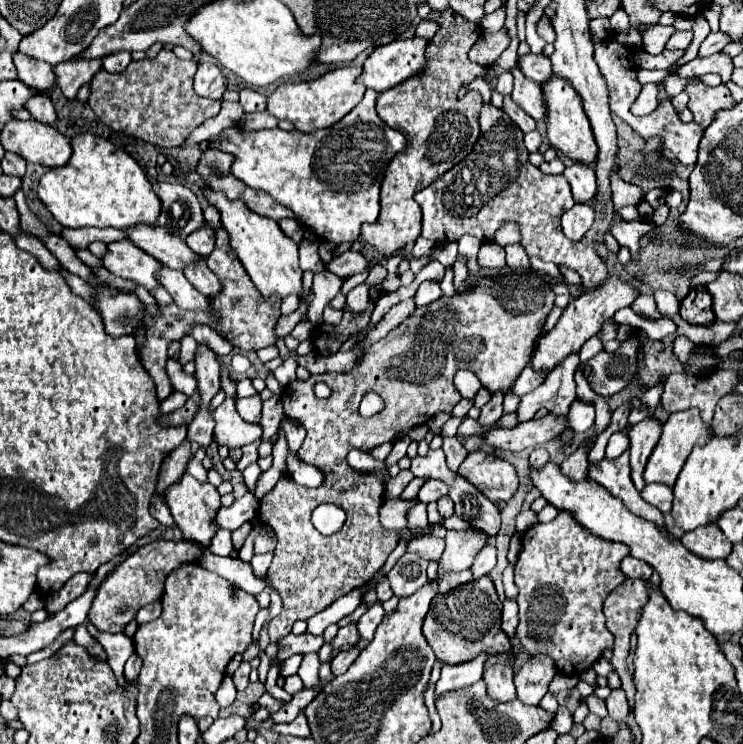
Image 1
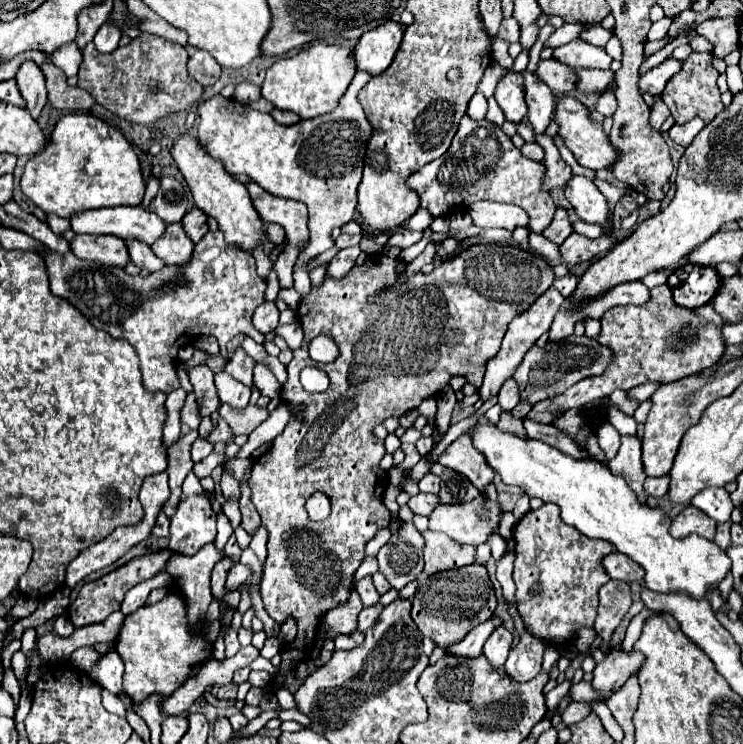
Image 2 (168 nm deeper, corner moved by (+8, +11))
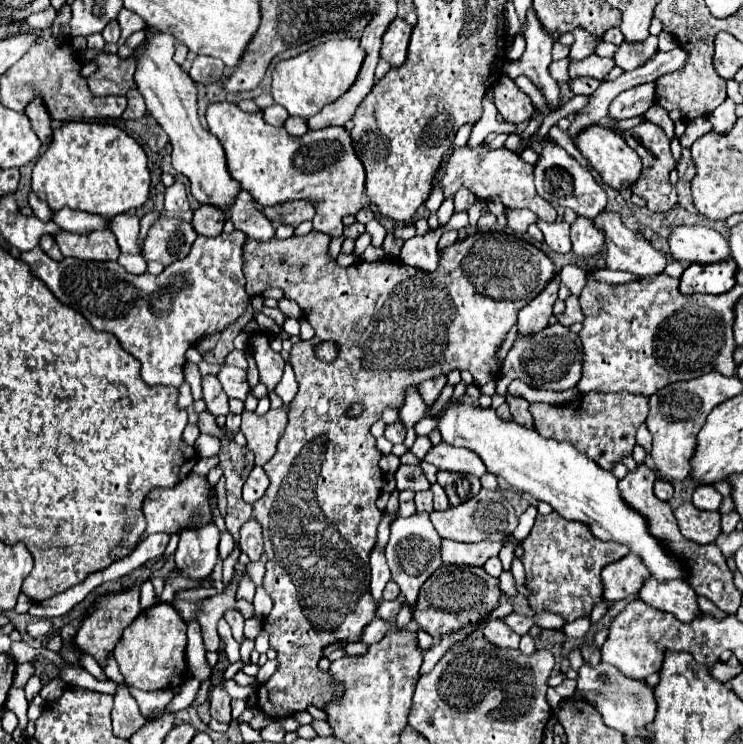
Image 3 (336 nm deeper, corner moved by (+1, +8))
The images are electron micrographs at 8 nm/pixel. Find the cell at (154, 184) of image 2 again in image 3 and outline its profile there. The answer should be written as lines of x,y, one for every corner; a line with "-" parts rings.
153,211
140,219
139,244
141,245
147,235
151,225
160,217
160,213

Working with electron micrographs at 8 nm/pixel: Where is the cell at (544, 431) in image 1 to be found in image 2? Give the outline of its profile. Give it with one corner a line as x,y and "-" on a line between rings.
668,284
650,290
648,304
642,306
618,306
604,312
600,318
600,334
596,338
602,346
612,350
612,362
600,376
590,376
576,382
564,394
554,400
538,402
528,418
540,424
552,424
556,412
562,414
570,408
582,408
598,398
608,396
614,390
630,390
644,382
674,382
690,374
698,374
720,362
726,344
722,336
722,324
708,324
700,320
692,308
674,304

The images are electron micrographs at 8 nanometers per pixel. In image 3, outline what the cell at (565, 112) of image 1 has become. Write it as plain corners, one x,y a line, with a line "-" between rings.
591,125
587,129
583,129
577,139
577,149
583,153
585,159
589,159
591,167
603,177
603,181
613,187
613,189
625,189
629,185
635,183
635,179
639,177
641,173
641,159
639,155
623,141
623,137
619,133
615,133
613,129
609,127
603,127
603,125

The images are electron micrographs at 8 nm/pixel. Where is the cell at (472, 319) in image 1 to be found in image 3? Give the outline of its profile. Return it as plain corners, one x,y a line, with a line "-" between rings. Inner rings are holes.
311,231
305,237
289,237
285,241
271,239
271,243
259,243
259,241
255,241
255,239
249,237
247,239
245,261
243,261
243,271
247,275
247,293
249,295
261,295
269,287
281,287
285,291
285,297
287,299
293,299
293,301
299,303
299,307
305,311
307,321
315,329
315,337
313,339
299,341
291,349
291,359
289,361
293,363
293,369
295,369
295,375
297,375
297,381
299,381
299,391
297,391
295,399
291,401
289,425
285,429
285,435
279,439
277,455
263,465
263,469
265,469
265,473
267,473
267,477
269,477
271,483
269,483
265,495
259,501
253,503
253,515
263,525
265,555
269,559
267,561
267,575
263,579
263,587
269,593
269,597
273,599
273,611
263,619
263,629
269,633
271,647
277,651
277,661
279,661
279,669
275,671
275,675
257,689
257,697
259,697
257,705
271,719
289,717
289,715
293,715
297,711
303,711
307,705
315,705
315,707
323,709
325,703
331,701
331,695
335,695
335,687
331,687
331,677
329,675
323,675
317,669
317,663
323,657
323,651
321,649
325,645
329,645
329,643
335,643
335,641
347,641
347,643
359,641
359,635
361,635
363,627
369,621
375,619
375,607
377,607
377,603
371,599
371,593
369,593
369,553
375,547
377,527
379,527
381,517
383,517
383,513
375,505
377,497
381,495
381,487
383,487
383,471
379,467
379,459
383,457
383,453
377,449
375,437
369,433
371,425
381,419
381,413
385,409
401,409
403,403
405,403
405,391
409,387
419,387
419,383
423,383
427,379
433,379
433,377
439,377
439,375
447,375
453,369
469,371
473,375
473,379
475,379
475,385
479,385
479,387
485,385
485,383
489,383
489,381
493,381
499,375
499,369
503,365
503,361
499,361
495,355
497,355
503,339
507,337
509,329
517,323
517,313
525,305
529,305
549,285
549,281
553,281
555,275
557,275
555,265
535,245
527,243
525,239
519,239
513,233
497,233
497,231
477,233
477,235
465,237
463,241
457,241
451,247
443,249
441,255
439,255
439,269
433,271
433,273
421,271
421,269
415,269
415,267
409,267
409,265
405,265
401,261
389,261
389,259
379,259
379,261
373,261
373,263
359,261
357,265
351,265
351,267
339,267
327,255
327,247
329,247
329,235
323,235
319,231
-
325,337
333,337
339,343
339,347
341,347
339,359
333,361
333,363
321,363
313,355
313,347
317,343
321,343
-
353,403
365,403
365,409
363,409
363,413
359,417
347,417
347,411
349,411
349,407

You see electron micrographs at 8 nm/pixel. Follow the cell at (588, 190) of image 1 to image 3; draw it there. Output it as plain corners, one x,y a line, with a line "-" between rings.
601,211
593,219
595,227
599,227
605,235
607,247
607,267
637,273
643,277
657,275
665,269
665,255
651,247
649,241
641,239
635,231
629,231
621,215
615,211

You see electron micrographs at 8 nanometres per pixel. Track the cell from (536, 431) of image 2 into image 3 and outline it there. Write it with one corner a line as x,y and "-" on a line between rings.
507,393
507,403
509,403
509,407
511,407
513,419
515,419
519,425
529,427
529,429
535,429
533,417
531,417
531,413
529,413
529,409
527,409
527,399
523,399
523,397
511,397
511,395

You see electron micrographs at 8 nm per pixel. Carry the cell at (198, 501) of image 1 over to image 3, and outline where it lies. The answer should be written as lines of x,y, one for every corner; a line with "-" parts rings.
207,523
199,529
181,529
181,541
175,551
177,569
191,579
205,579
219,559
219,529

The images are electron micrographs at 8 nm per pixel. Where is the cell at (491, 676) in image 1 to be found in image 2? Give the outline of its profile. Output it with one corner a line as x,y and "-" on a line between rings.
500,626
486,640
486,644
484,644
484,656
490,660
492,666
500,668
500,666
504,666
504,662
508,658
510,644
512,644
512,634
504,626

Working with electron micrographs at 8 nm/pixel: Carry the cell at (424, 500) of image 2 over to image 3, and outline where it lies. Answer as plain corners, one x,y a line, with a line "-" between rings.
419,491
415,495
415,505
417,505
417,513
433,513
433,495
431,495
431,491

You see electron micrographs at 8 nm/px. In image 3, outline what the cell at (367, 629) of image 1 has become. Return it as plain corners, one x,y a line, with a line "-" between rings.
373,551
371,553
371,595
373,595
375,603
379,603
383,599
383,589
389,579
391,579
391,575
389,575
389,567
385,563
385,553

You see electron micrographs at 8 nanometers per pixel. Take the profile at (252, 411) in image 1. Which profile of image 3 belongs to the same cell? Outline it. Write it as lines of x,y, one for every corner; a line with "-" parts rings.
225,365
219,371
219,381
223,385
223,391
227,393
229,399
239,399
245,401
249,395
249,383
247,383
247,375
243,369
233,367
233,365

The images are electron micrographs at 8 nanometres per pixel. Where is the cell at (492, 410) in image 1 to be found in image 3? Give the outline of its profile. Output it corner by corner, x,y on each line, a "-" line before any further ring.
553,279
547,285
547,291
543,291
543,295
539,299
533,299
533,303
529,307
523,307
519,311
519,321
517,321
517,337
523,333
527,333
527,337
531,333
539,333
541,327
549,325
549,319
553,315
553,305
557,301
557,289
559,289
559,279

